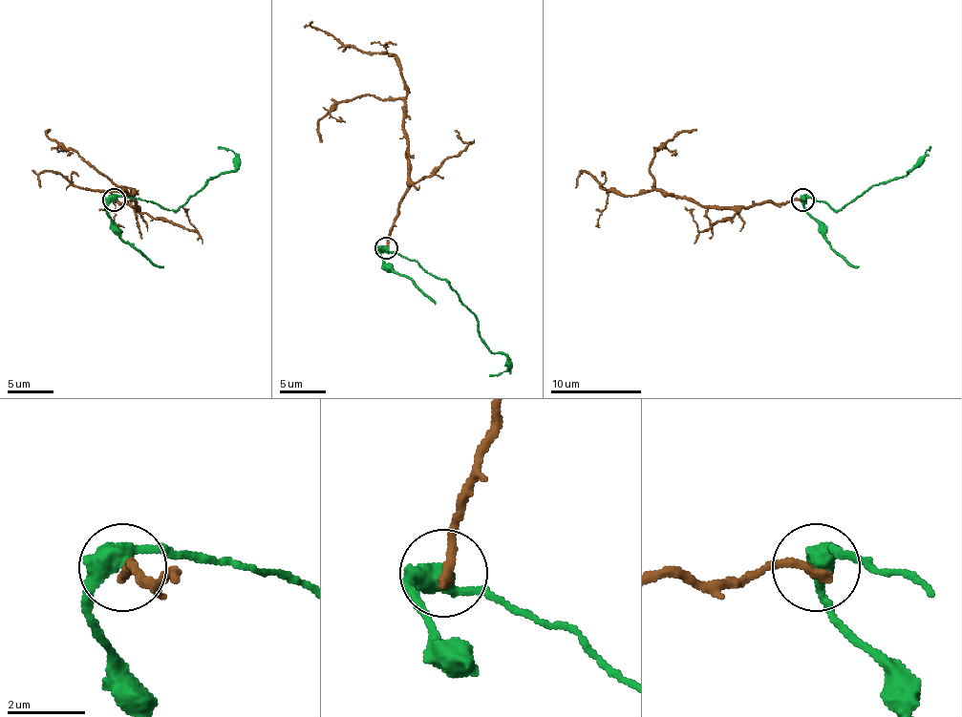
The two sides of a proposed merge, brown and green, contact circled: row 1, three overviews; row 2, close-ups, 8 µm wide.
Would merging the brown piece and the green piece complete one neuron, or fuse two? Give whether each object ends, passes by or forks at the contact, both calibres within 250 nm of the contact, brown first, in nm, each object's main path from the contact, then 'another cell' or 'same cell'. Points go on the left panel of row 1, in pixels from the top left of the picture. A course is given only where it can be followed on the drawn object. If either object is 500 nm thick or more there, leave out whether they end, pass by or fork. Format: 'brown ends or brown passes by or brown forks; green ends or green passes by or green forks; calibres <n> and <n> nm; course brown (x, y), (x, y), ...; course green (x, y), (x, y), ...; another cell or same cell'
brown ends; green passes by; calibres 280 and 480 nm; course brown (114, 200), (137, 207), (134, 191), (129, 196), (73, 187), (58, 173), (38, 176), (40, 187); course green (114, 200), (117, 196), (129, 196), (178, 209), (209, 179), (234, 168), (234, 155), (219, 145); another cell

